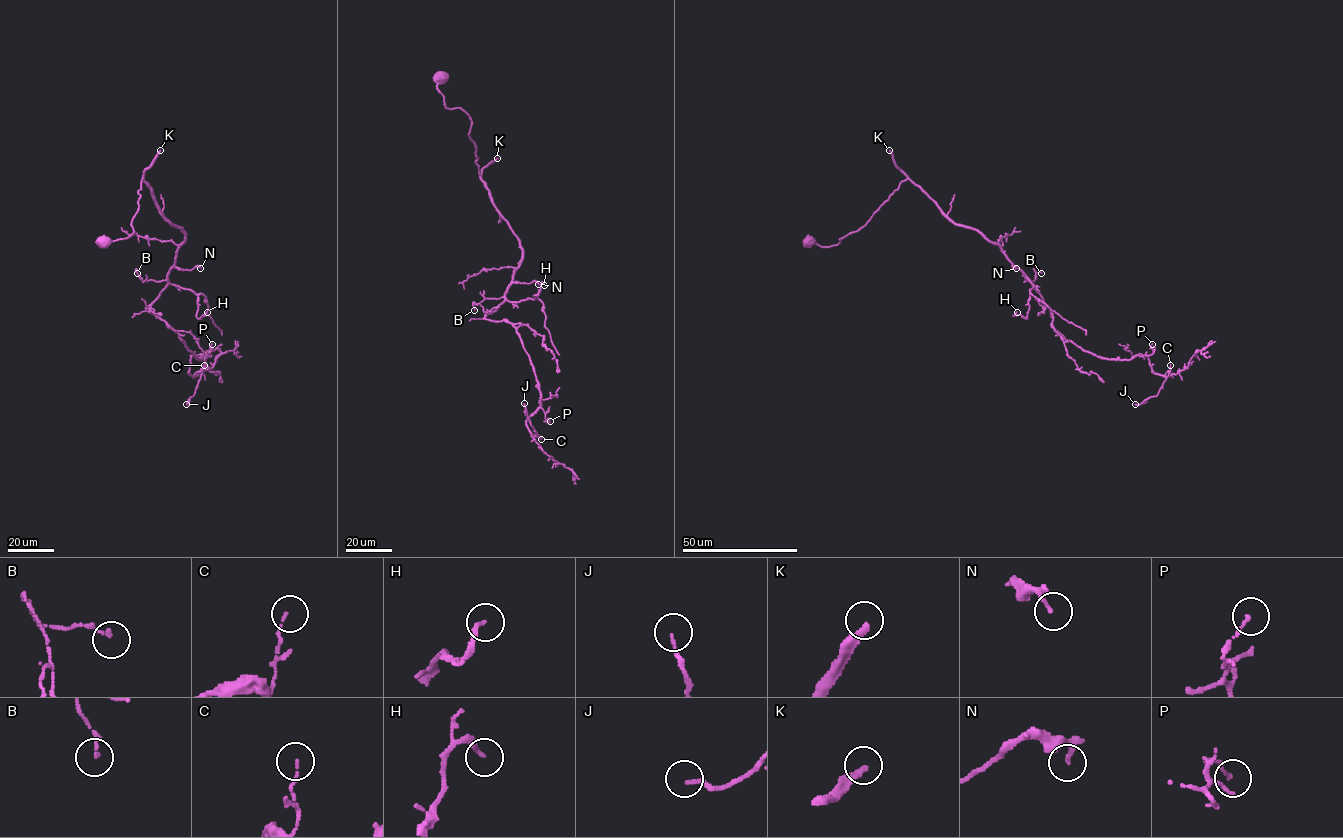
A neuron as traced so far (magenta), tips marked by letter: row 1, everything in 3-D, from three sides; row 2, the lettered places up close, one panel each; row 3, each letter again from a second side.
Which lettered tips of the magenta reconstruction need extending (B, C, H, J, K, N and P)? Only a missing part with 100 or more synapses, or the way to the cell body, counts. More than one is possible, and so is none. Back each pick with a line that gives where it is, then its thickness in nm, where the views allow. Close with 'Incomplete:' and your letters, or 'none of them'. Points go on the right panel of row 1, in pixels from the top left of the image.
K: place (889, 150); calibre 240 nm
Incomplete: K

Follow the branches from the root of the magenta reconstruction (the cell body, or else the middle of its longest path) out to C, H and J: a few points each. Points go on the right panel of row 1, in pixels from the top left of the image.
C: (808, 241), (837, 245), (910, 179), (1000, 246), (1066, 340), (1107, 359), (1146, 355), (1162, 375), (1170, 365)
H: (808, 241), (837, 245), (910, 179), (953, 222), (996, 242), (1033, 284), (1027, 318), (1017, 312)
J: (808, 241), (837, 245), (910, 179), (1000, 246), (1066, 340), (1107, 359), (1146, 355), (1168, 373), (1135, 404)

